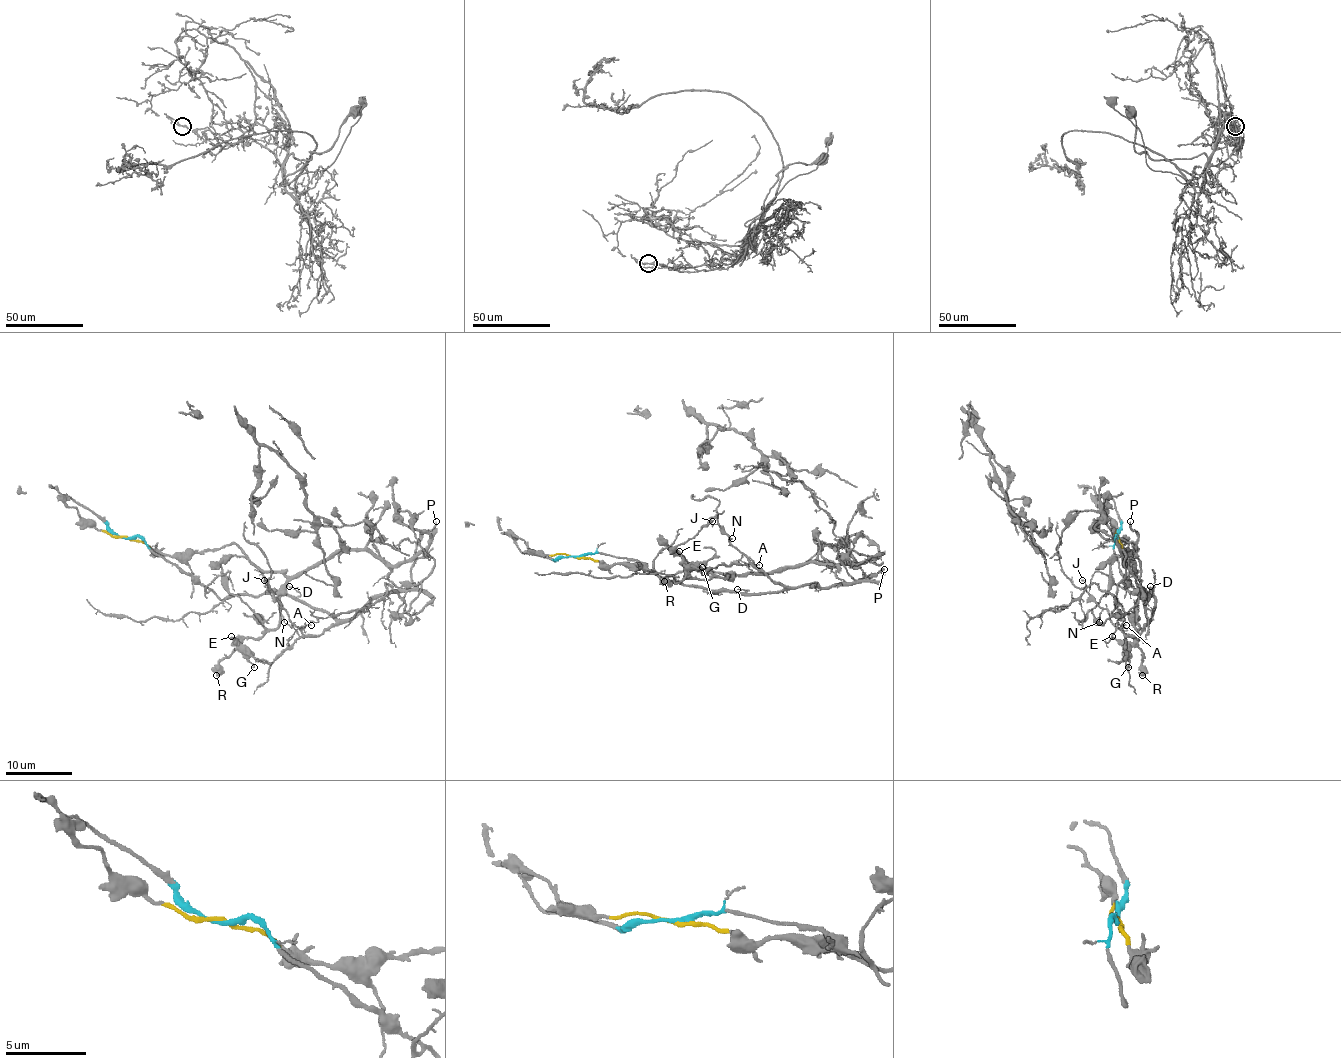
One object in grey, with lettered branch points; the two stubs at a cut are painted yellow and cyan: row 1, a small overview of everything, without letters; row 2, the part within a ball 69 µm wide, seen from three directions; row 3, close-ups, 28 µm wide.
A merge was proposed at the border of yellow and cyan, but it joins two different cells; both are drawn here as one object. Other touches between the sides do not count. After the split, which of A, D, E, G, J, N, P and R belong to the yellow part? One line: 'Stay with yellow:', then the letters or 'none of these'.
Stay with yellow: E, G, R

